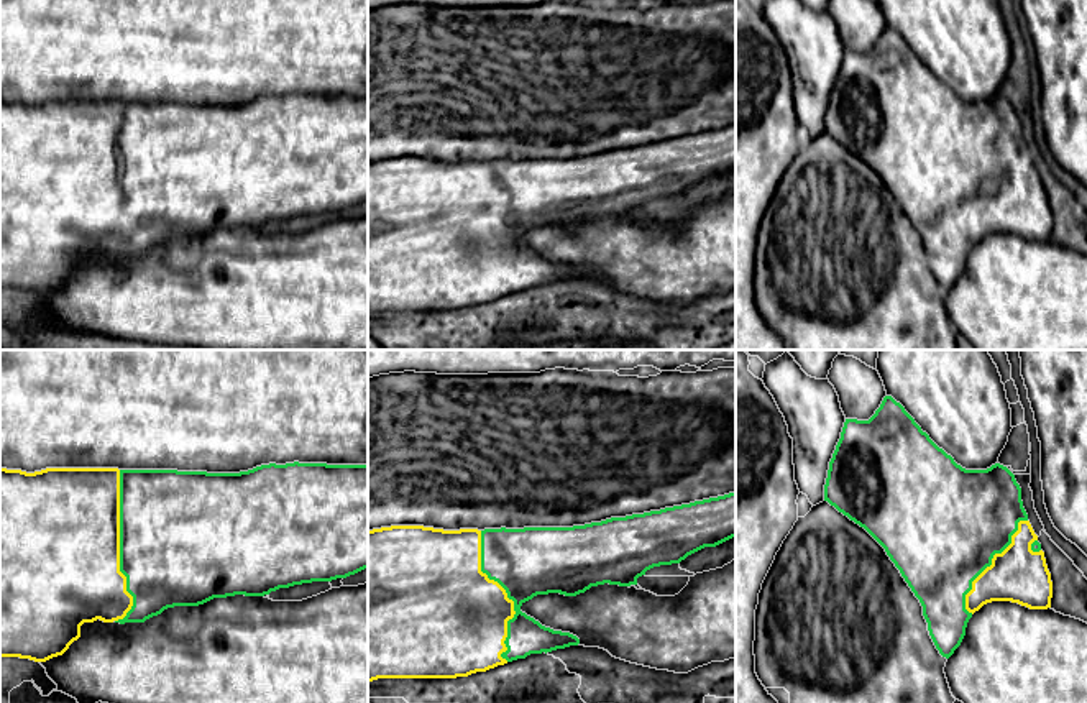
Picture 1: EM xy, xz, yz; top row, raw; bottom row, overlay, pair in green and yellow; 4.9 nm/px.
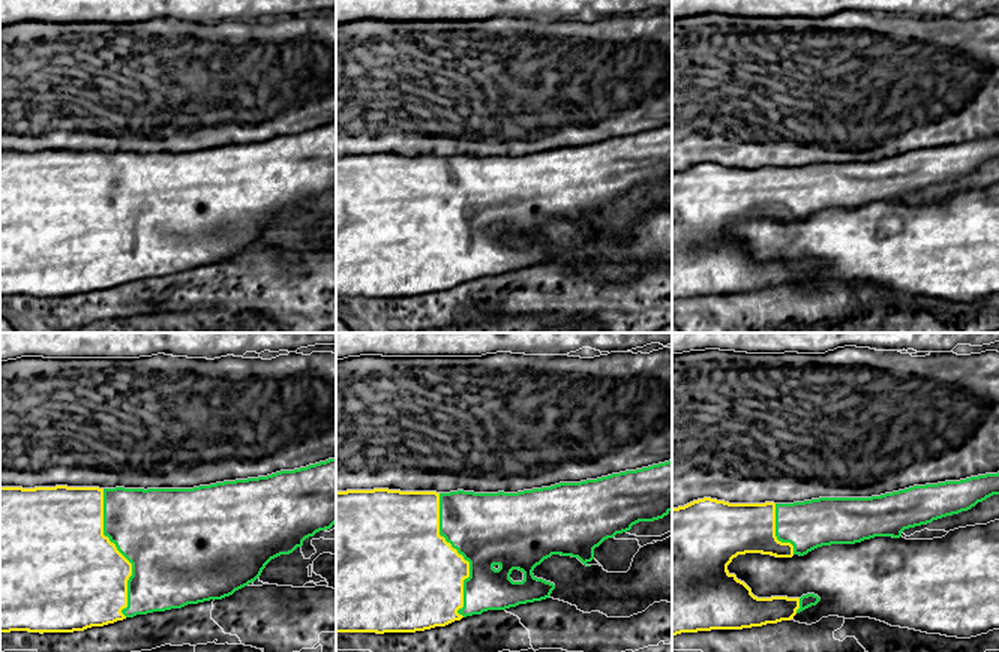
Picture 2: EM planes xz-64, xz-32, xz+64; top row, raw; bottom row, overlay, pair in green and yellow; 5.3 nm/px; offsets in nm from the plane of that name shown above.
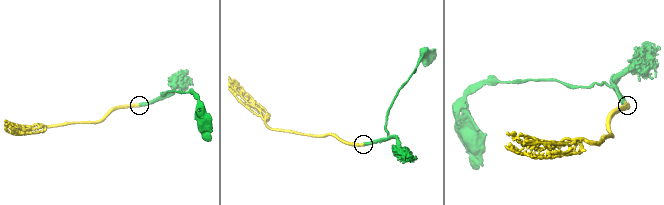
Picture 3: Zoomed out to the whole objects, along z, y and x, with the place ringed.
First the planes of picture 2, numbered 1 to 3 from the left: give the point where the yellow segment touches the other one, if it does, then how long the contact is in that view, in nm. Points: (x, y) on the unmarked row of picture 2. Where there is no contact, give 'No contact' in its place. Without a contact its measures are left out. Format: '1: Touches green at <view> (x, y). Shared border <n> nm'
1: Touches green at xz-64 (120, 216). Shared border 700 nm
2: Touches green at xz-32 (462, 219). Shared border 700 nm
3: Touches green at xz+64 (776, 197). Shared border 300 nm

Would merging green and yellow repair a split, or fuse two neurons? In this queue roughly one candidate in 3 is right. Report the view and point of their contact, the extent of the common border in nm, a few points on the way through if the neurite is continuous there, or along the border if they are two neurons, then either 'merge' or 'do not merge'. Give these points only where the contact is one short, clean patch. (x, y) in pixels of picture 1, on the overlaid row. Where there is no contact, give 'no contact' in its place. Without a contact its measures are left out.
contact xy (120, 547); length 750 nm; merge

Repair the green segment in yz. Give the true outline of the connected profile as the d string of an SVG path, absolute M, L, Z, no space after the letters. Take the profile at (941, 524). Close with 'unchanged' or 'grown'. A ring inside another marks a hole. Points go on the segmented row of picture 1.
M892 396L883 397L869 420L846 419L829 462L824 501L864 527L885 549L920 600L929 636L946 659L961 646L972 614L987 603L1011 601L1030 609L1051 608L1051 573L1023 508L1015 475L1000 463L987 470L962 468Z | grown

